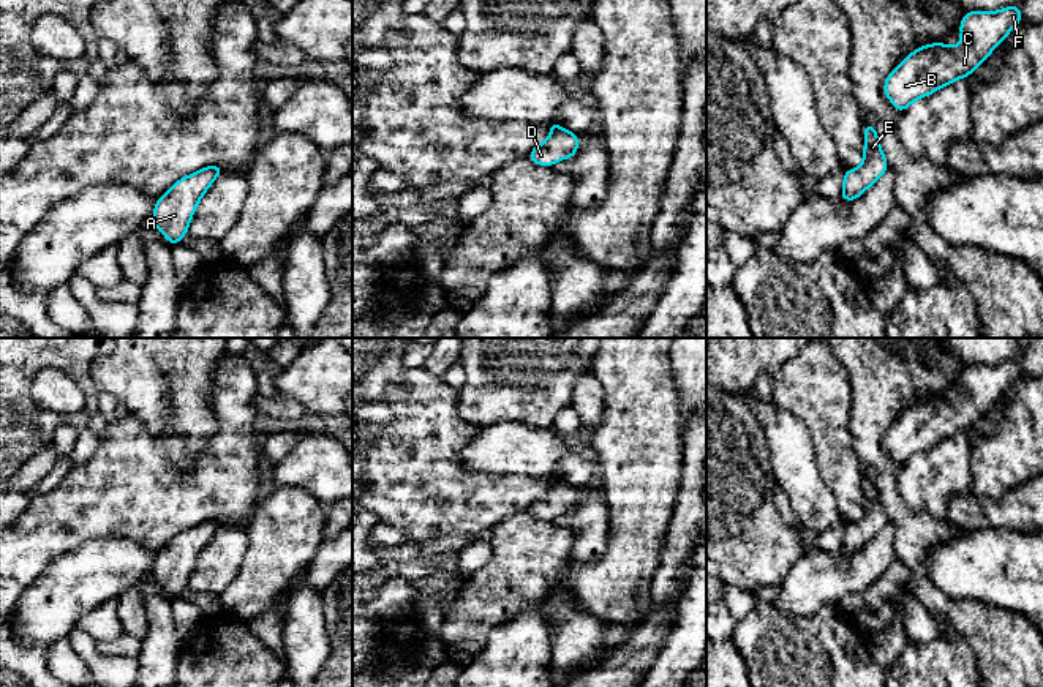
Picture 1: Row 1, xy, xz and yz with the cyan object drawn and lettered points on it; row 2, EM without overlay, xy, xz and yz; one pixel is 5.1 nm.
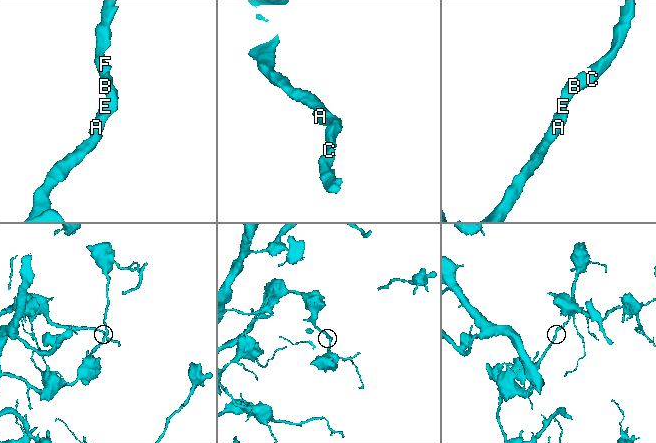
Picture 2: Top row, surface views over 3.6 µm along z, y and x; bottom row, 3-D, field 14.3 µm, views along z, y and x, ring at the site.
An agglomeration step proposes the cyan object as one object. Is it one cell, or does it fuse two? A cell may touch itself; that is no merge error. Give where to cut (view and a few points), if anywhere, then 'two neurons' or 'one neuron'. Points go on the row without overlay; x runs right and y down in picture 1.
cut none; one neuron

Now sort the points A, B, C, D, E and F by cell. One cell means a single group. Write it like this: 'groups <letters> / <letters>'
groups A B C D E F

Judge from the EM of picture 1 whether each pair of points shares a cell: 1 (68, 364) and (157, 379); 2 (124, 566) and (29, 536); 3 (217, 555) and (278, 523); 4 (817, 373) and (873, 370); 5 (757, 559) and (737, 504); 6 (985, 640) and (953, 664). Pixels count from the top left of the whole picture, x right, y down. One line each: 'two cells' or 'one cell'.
1: two cells
2: two cells
3: two cells
4: two cells
5: one cell
6: two cells

